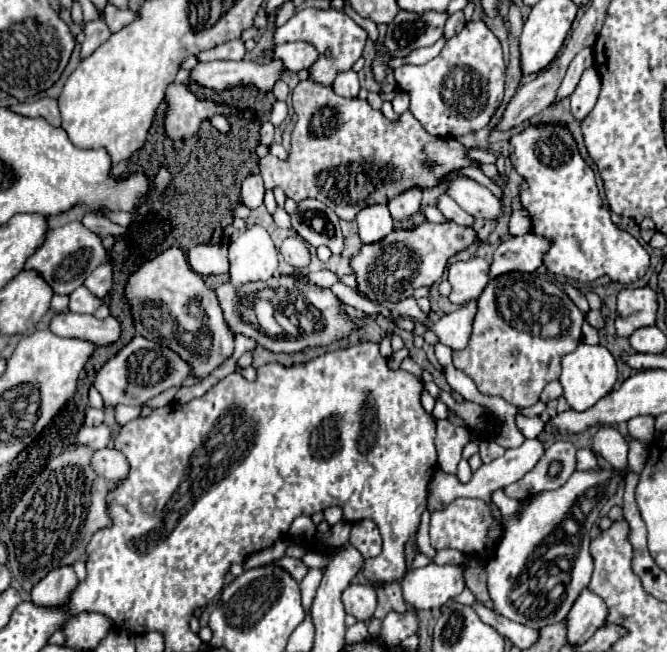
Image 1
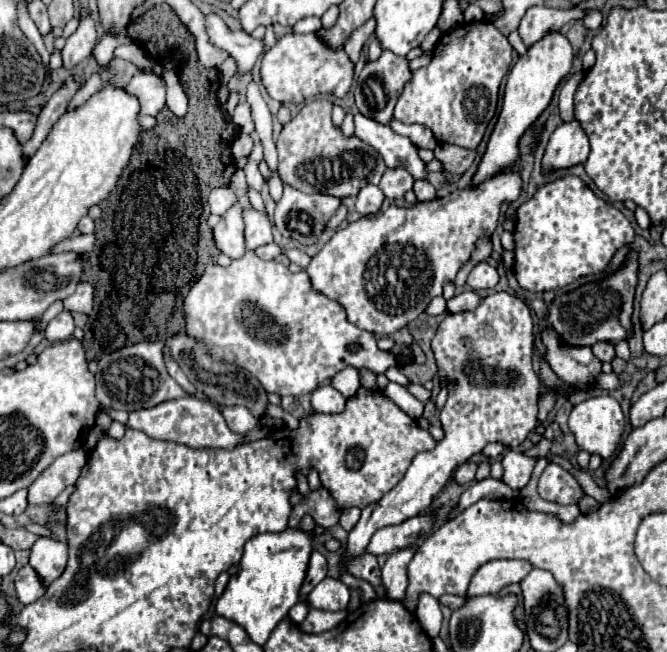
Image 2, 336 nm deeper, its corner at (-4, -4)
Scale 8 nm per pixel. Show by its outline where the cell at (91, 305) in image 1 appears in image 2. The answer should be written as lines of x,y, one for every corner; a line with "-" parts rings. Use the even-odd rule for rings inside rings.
68,310
60,312
56,318
52,318
44,330
44,338
54,344
54,342
62,342
62,340
68,340
72,338
72,332
74,332
74,320
70,316

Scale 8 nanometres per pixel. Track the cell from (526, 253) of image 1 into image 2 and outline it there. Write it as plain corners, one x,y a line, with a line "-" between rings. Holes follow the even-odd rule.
460,292
458,296
450,298
446,302
446,312
466,312
466,310
474,310
480,304
480,296
476,292

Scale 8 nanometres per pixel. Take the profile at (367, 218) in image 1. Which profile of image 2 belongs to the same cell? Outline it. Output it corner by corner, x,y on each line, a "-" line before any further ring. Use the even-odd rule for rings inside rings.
366,184
364,188
360,188
358,196
356,196
356,210
362,214
362,216
368,216
368,214
376,214
382,206
382,200
384,200
384,194
378,186
374,184

